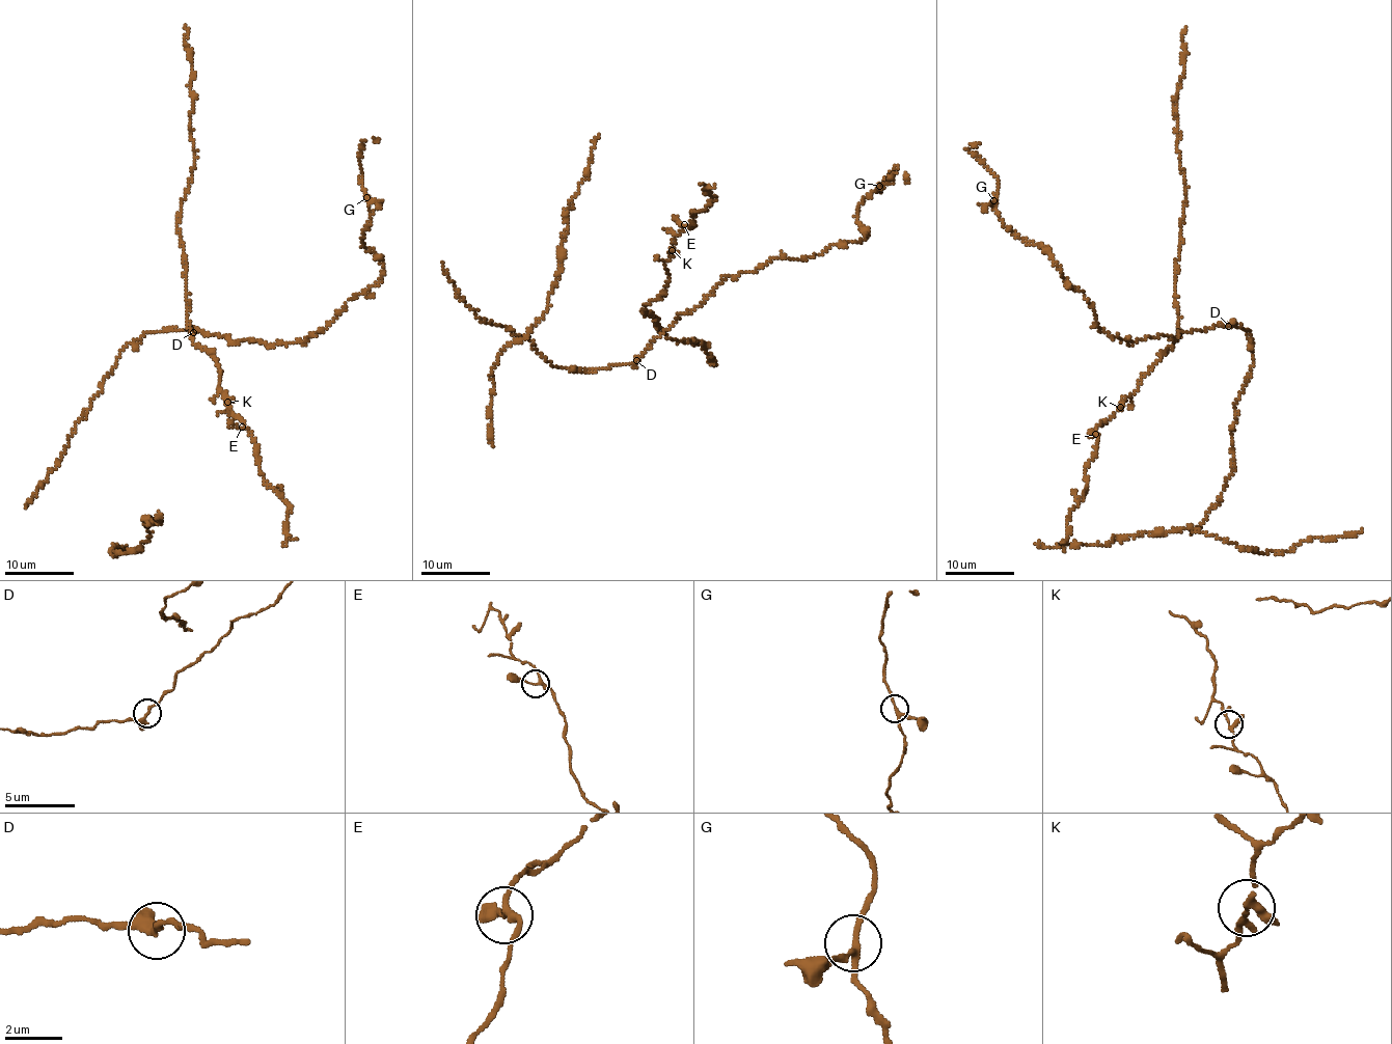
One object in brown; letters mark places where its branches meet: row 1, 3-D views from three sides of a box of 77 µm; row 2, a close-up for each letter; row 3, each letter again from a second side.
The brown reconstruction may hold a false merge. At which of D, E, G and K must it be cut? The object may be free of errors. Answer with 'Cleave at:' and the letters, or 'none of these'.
Cleave at: none of these

